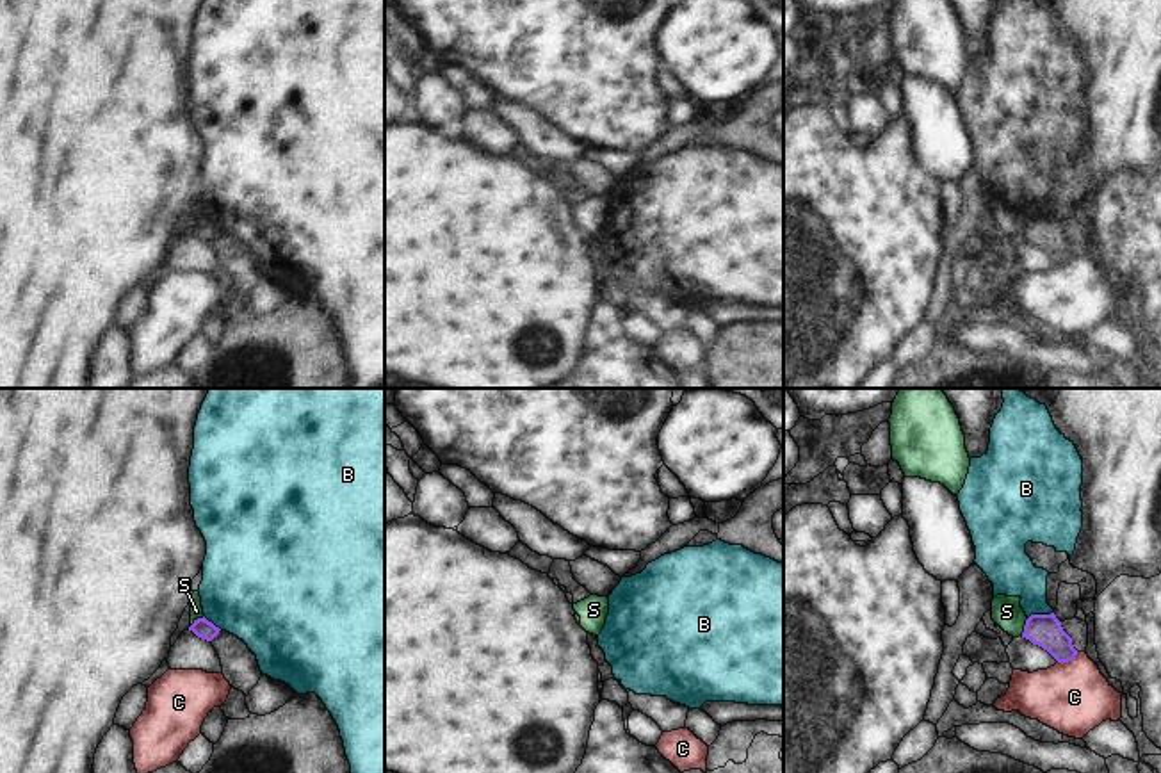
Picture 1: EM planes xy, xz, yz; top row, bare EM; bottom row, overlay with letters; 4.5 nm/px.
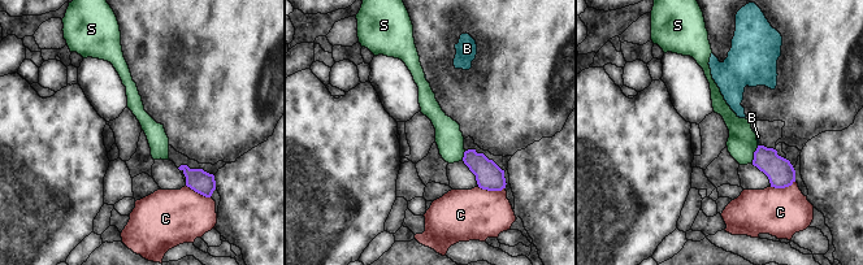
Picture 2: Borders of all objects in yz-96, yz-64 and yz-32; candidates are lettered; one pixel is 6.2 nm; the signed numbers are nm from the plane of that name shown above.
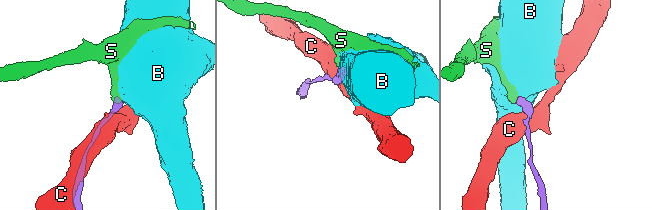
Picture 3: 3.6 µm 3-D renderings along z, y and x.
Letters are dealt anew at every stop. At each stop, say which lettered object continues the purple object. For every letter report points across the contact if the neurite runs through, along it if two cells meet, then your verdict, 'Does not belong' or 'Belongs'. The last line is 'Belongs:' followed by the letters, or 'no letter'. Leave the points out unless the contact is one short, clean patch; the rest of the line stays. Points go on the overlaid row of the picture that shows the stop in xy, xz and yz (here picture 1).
B: Boundary: yz (1053, 611), (1028, 618). Does not belong
C: Boundary: yz (1078, 652), (1072, 659), (1058, 663). Does not belong
S: Boundary: yz (1028, 618), (1021, 634). Does not belong
Belongs: no letter

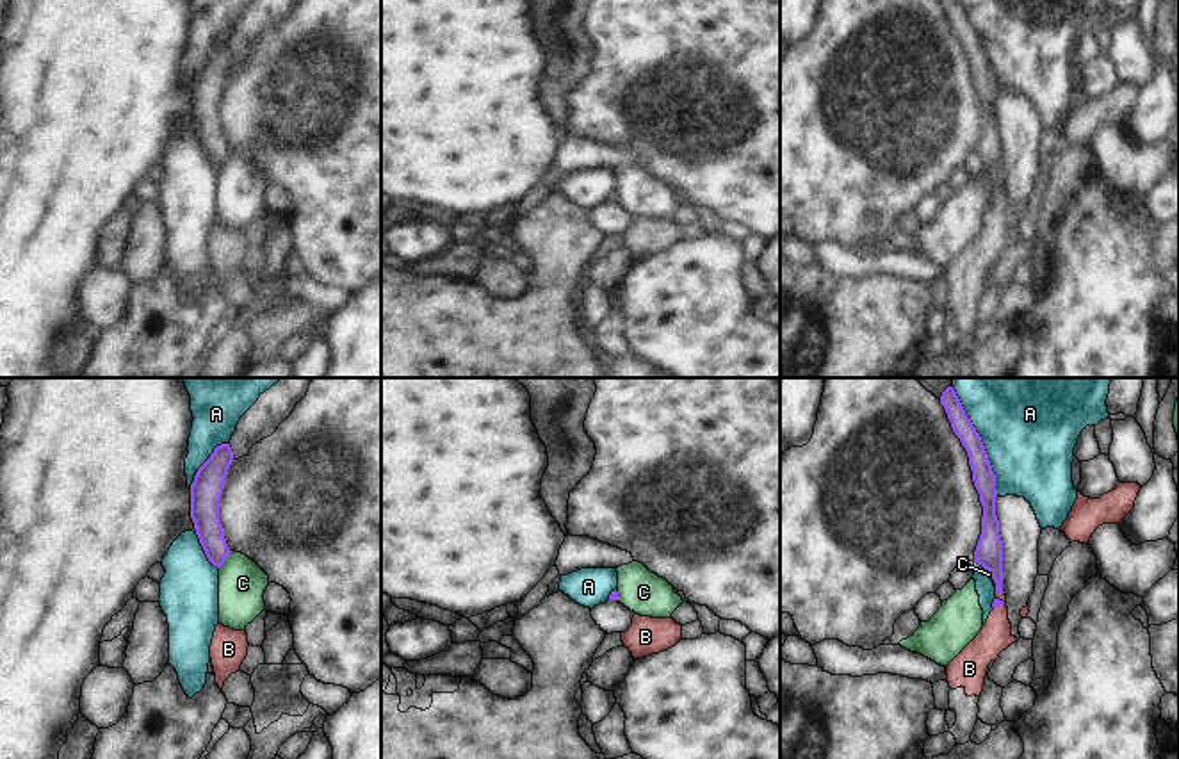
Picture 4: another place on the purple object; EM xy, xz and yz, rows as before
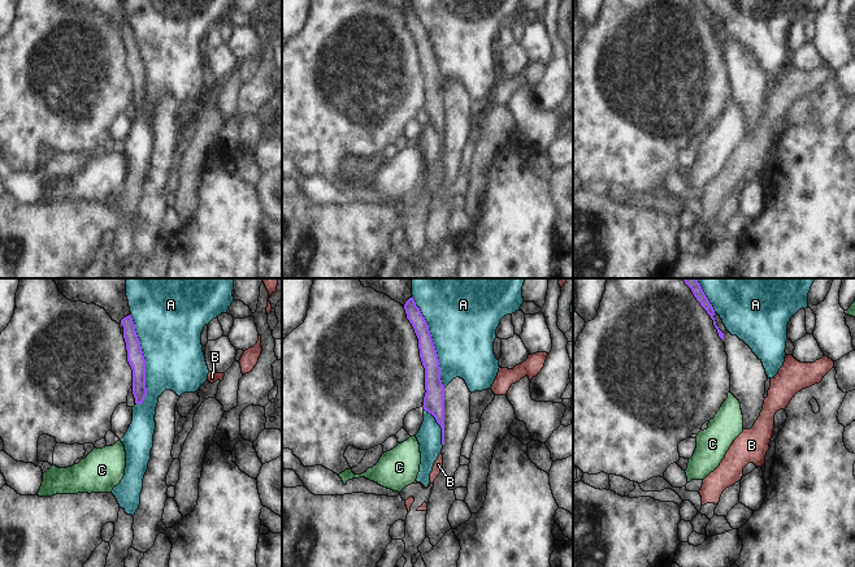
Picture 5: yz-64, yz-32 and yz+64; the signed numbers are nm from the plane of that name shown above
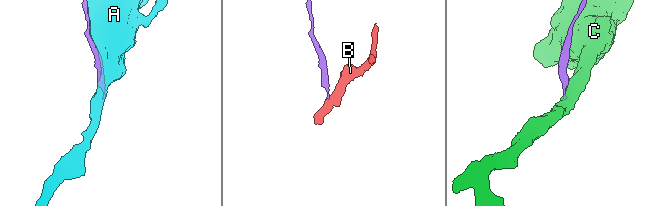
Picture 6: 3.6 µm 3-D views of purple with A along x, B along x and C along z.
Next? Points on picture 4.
A: Does not belong
B: Path across: yz (989, 551), (998, 574), (1000, 592), (1005, 603), (996, 635). Belongs
C: Boundary: xy (230, 551), (219, 569). Does not belong
Belongs: B

